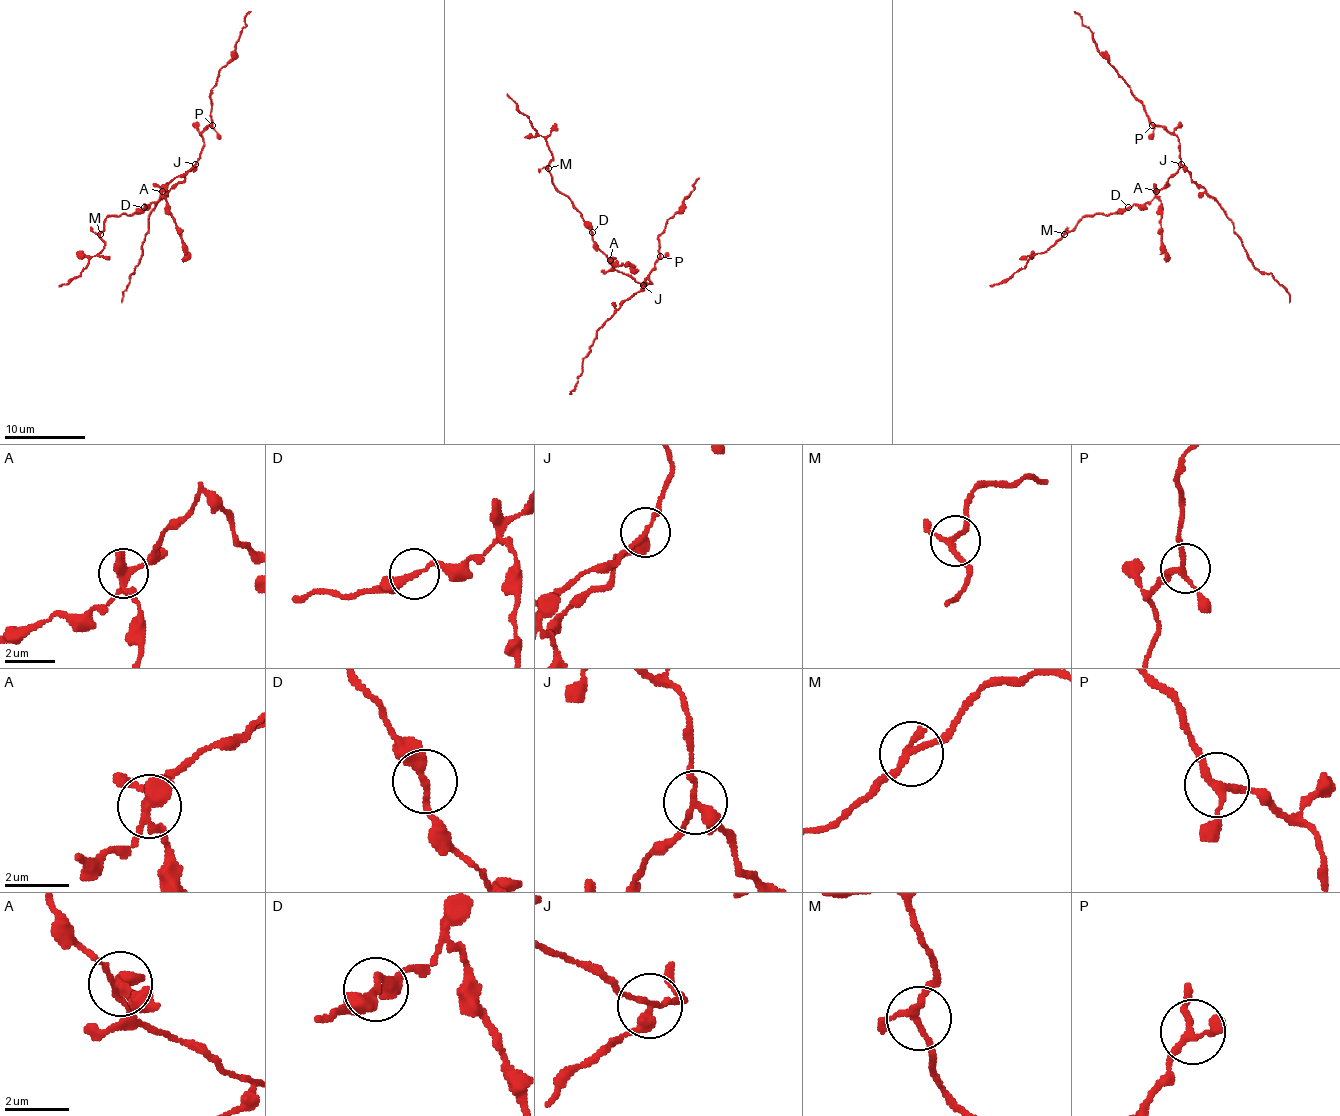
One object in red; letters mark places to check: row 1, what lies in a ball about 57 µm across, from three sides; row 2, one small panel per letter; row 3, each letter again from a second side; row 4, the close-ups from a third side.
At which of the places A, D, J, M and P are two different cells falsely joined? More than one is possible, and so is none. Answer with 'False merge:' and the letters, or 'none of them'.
False merge: A, J

